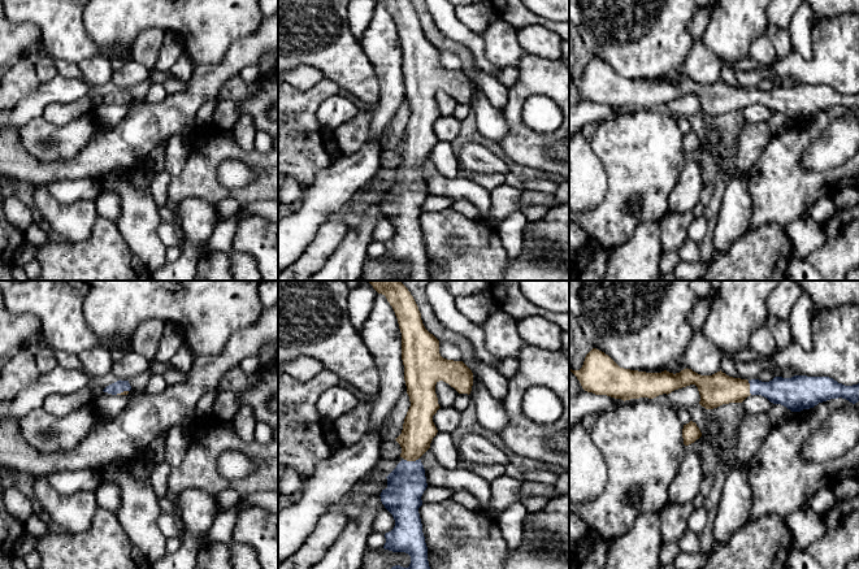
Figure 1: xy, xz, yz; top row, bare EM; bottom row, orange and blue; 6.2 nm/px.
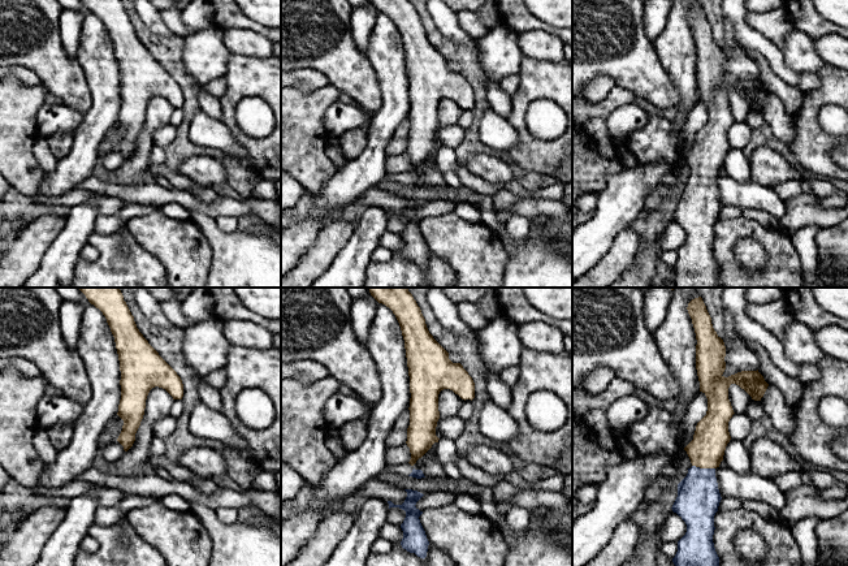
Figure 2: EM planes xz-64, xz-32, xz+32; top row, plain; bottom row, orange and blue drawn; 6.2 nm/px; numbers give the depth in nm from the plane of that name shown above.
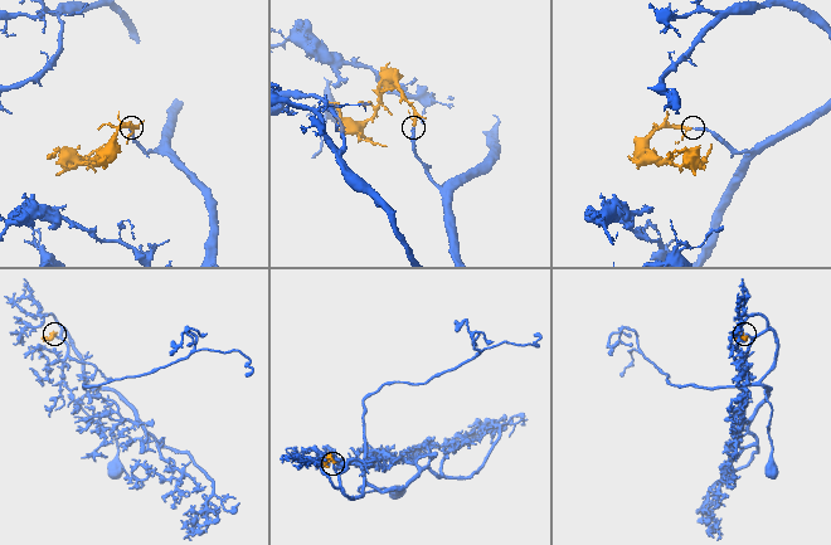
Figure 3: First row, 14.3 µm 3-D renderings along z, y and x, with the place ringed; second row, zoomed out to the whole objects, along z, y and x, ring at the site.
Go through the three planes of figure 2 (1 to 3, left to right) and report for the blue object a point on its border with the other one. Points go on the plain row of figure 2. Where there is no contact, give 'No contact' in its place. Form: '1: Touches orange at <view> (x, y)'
1: No contact
2: No contact
3: Touches orange at xz+32 (704, 176)

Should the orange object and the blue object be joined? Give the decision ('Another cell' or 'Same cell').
Same cell

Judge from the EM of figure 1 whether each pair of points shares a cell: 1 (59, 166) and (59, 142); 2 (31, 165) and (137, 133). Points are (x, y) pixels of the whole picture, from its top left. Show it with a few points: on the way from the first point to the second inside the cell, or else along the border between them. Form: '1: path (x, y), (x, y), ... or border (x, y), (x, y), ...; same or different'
1: border (85, 144), (72, 157), (40, 160), (29, 153); different
2: path (57, 168), (85, 165), (111, 147); same

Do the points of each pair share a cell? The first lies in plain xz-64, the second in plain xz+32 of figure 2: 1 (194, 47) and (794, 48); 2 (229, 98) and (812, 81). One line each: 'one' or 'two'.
1: one
2: two

